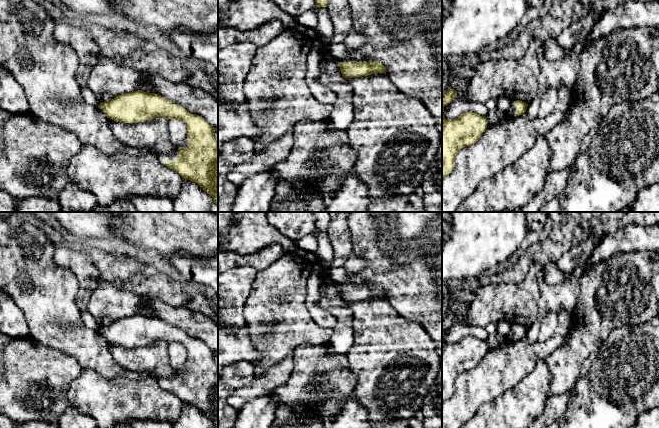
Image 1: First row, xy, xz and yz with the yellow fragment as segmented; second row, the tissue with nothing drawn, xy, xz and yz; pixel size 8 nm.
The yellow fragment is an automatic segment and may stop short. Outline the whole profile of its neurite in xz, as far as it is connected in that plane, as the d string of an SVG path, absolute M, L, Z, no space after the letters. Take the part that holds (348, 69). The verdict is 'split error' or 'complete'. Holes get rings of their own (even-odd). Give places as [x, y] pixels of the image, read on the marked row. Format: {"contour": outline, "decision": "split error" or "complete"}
{"contour": "M379 61L339 62L339 65L344 78L362 77L378 73L386 74L387 72L384 65Z", "decision": "complete"}

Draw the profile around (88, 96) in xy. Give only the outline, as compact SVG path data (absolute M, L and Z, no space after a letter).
M87 86L81 88L81 94L84 101L87 104L94 107L98 107L98 105L100 104L100 101L97 99L94 93Z

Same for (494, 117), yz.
M496 109L494 111L490 111L486 116L487 125L498 125L506 116L506 113Z

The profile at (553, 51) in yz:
M551 36L544 41L545 52L544 55L548 60L558 60L559 58L563 57L568 49L561 47L557 42L556 39L552 38Z

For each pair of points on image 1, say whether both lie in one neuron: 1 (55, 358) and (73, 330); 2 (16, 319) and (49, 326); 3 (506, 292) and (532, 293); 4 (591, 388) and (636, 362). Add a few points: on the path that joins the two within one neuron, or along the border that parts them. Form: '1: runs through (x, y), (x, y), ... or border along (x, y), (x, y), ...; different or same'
1: border along (38, 342), (64, 351), (79, 364); different
2: border along (14, 300), (24, 316), (29, 336); different
3: runs through (512, 293), (526, 293); same
4: runs through (602, 388), (611, 387), (625, 373); same

